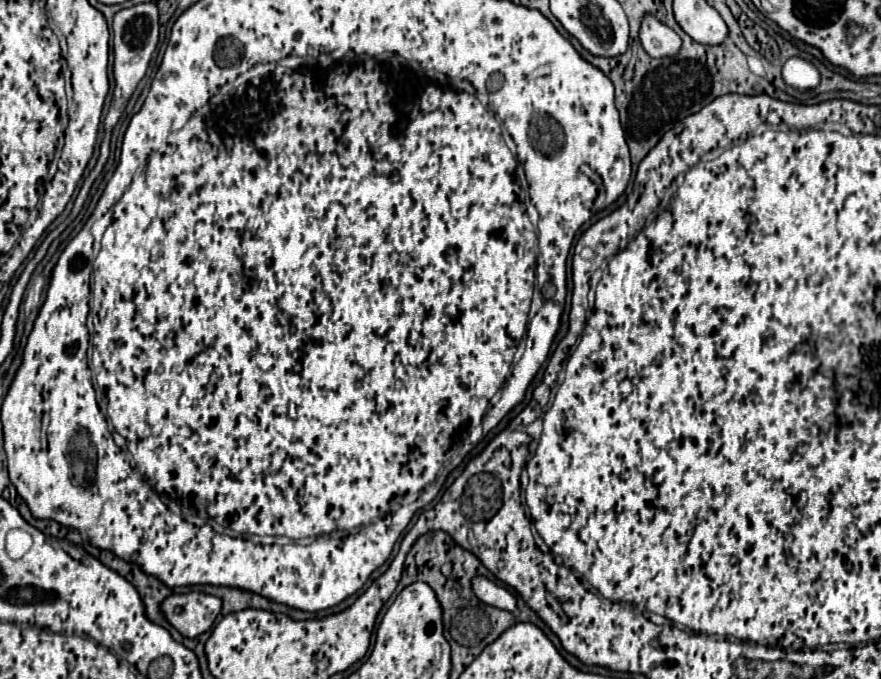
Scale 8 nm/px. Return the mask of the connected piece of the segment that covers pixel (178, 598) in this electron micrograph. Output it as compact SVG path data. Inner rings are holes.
M186 593L186 595L170 595L162 603L162 611L166 619L184 635L184 637L198 637L204 631L208 631L218 613L220 613L222 601L212 595L202 593ZM176 607L182 611L176 615Z

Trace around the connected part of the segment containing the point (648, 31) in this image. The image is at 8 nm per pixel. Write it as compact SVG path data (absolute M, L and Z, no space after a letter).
M646 15L642 21L640 41L642 41L642 47L646 49L646 53L654 59L674 57L680 53L680 47L682 47L682 39L678 37L678 33L674 29L670 29L668 25L660 23L652 15Z

